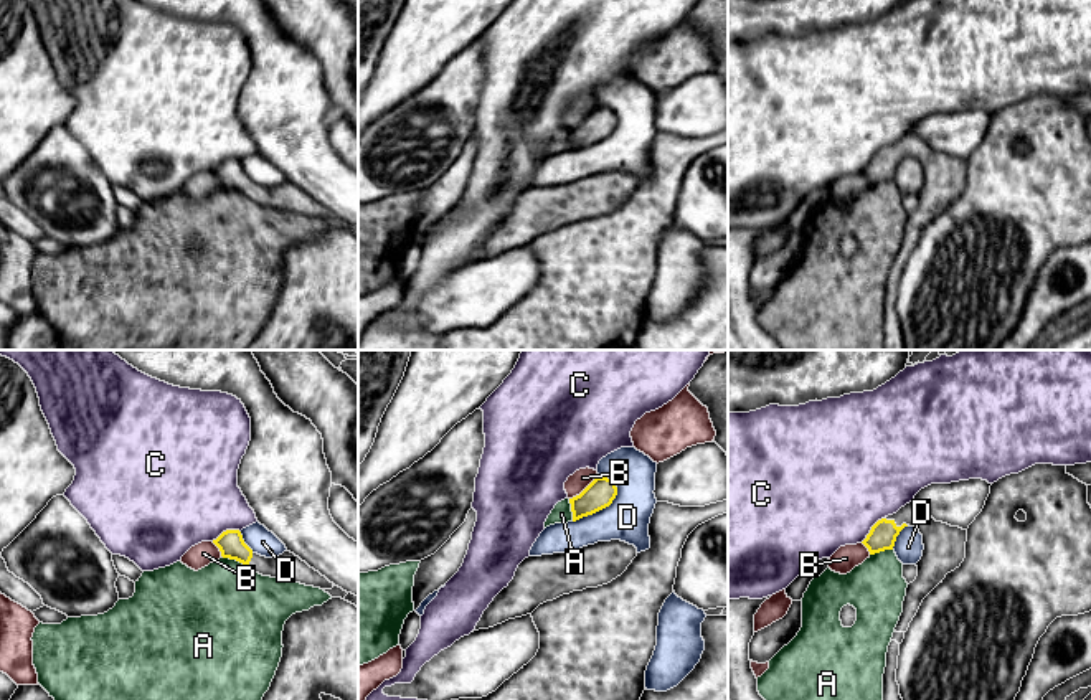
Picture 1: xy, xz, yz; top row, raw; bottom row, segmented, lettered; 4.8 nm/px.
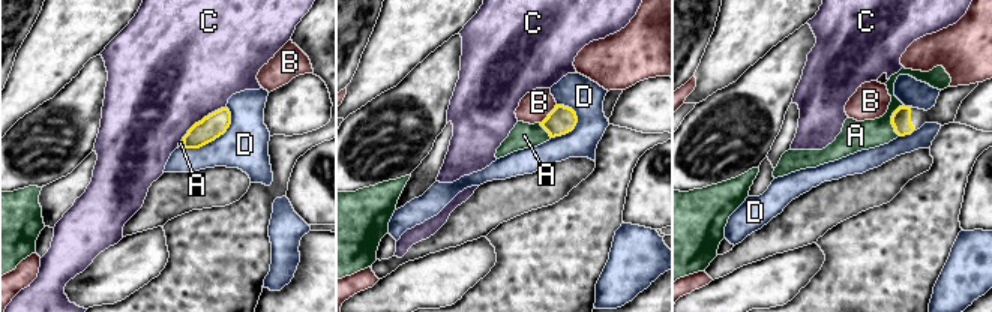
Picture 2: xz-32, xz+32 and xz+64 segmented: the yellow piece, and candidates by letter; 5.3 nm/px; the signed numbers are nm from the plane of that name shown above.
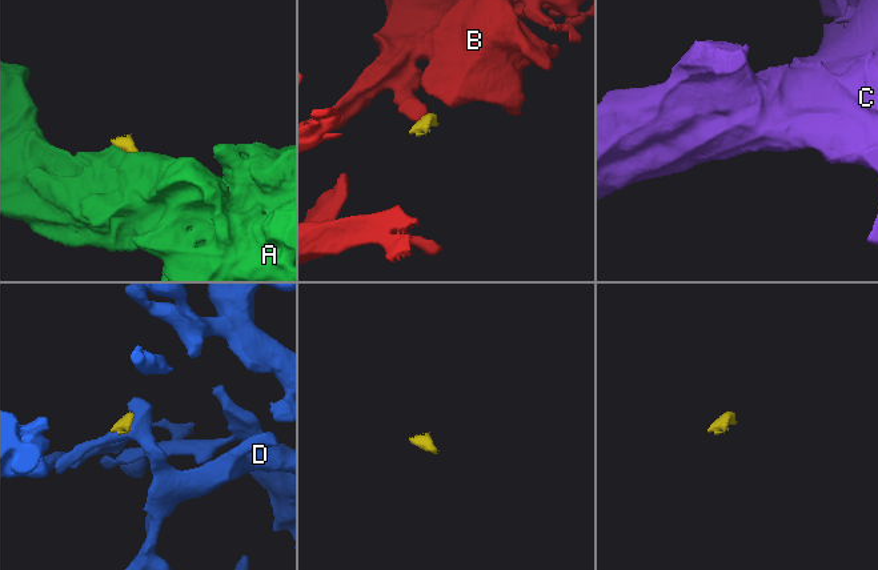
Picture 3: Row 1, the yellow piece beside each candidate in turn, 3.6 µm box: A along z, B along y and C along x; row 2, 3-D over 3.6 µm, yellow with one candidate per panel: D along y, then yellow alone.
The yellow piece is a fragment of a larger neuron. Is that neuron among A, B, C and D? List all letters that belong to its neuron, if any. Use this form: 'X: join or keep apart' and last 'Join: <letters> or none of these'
A: keep apart
B: keep apart
C: keep apart
D: keep apart
Join: none of these

